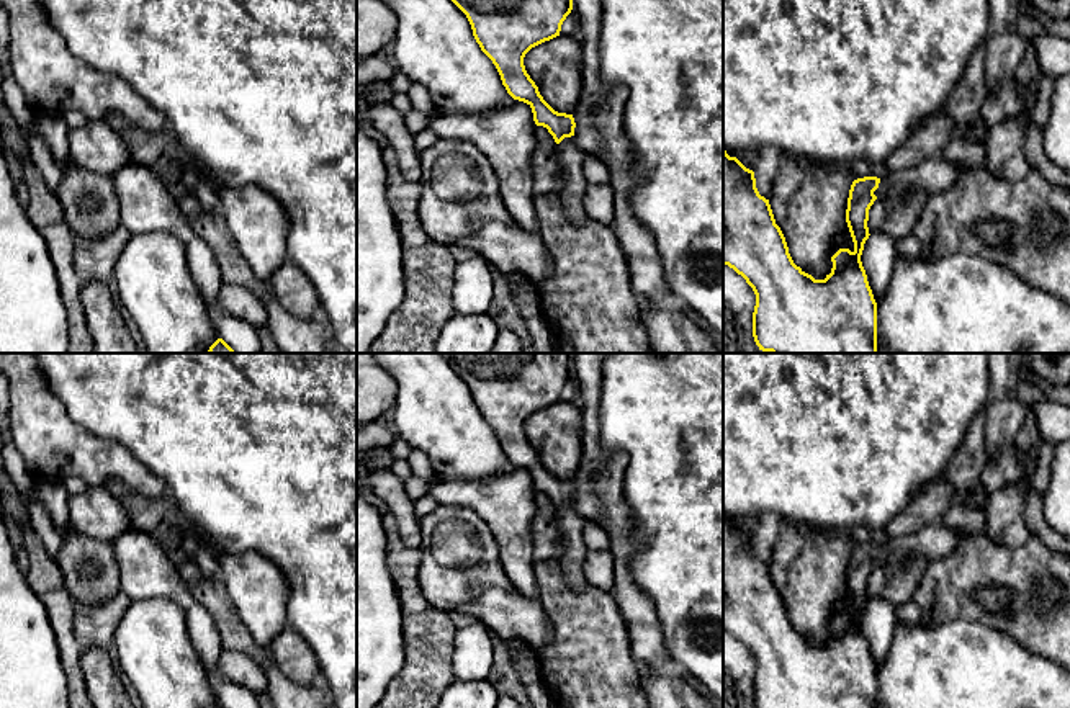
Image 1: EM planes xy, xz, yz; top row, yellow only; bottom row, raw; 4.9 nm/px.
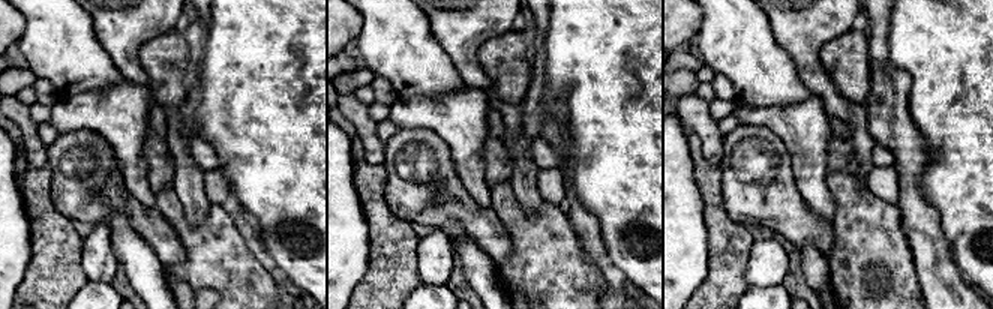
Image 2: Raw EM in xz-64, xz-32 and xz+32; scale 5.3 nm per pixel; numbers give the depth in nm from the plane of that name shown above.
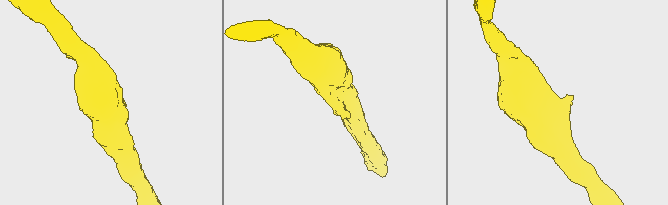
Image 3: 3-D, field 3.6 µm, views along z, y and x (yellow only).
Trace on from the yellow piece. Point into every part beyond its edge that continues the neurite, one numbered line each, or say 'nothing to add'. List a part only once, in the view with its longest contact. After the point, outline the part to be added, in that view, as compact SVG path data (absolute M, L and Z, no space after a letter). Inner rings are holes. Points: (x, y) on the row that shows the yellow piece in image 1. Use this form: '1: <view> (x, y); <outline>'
1: xz (570, 157); M574 136L556 144L556 160L564 181L560 198L568 219L574 224L589 221L582 204L584 191L589 185L582 172L584 157L586 154L578 149Z

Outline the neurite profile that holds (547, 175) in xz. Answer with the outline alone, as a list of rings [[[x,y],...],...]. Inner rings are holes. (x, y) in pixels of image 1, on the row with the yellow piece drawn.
[[[535,126],[537,147],[532,157],[533,198],[560,193],[564,186],[560,164],[556,160],[556,142],[543,126]]]

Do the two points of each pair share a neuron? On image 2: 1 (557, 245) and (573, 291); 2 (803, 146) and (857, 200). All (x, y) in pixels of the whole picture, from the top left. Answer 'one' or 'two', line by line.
1: one
2: two

